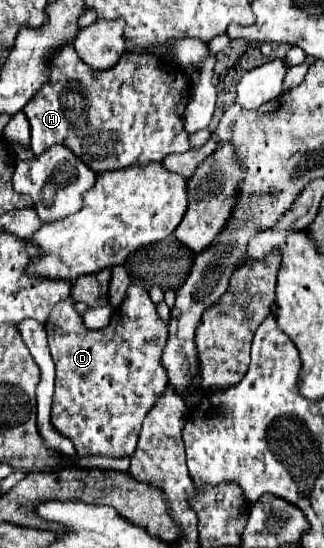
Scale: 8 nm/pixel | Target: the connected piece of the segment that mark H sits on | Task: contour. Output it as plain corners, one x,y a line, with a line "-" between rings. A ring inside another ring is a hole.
71,44
63,46
51,60
51,76
47,86
43,86
39,94
23,108
31,124
31,150
35,154
43,154
51,144
65,144
97,174
129,168
133,164
161,162
173,152
191,150
189,134
183,128
183,112
191,90
189,78
181,68
173,66
173,70
165,70
159,62
161,58
153,52
127,50
113,68
95,72
79,60

